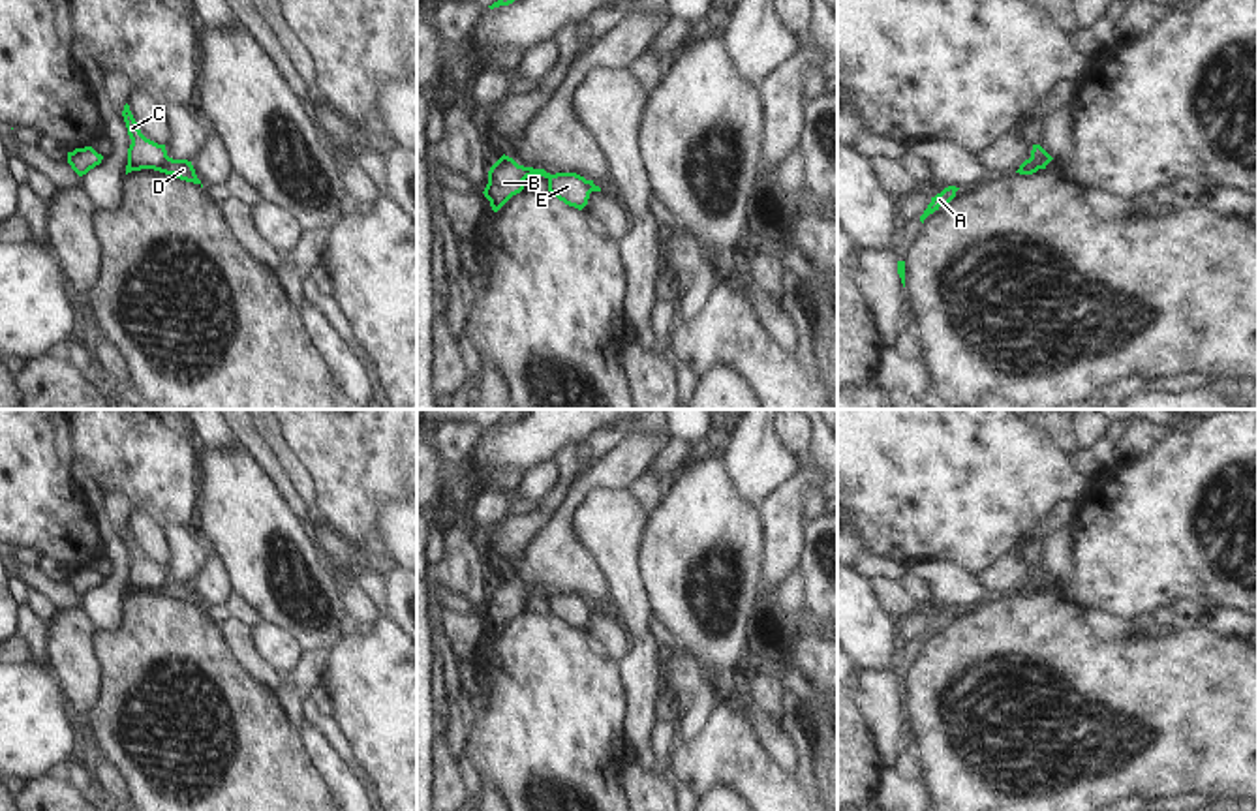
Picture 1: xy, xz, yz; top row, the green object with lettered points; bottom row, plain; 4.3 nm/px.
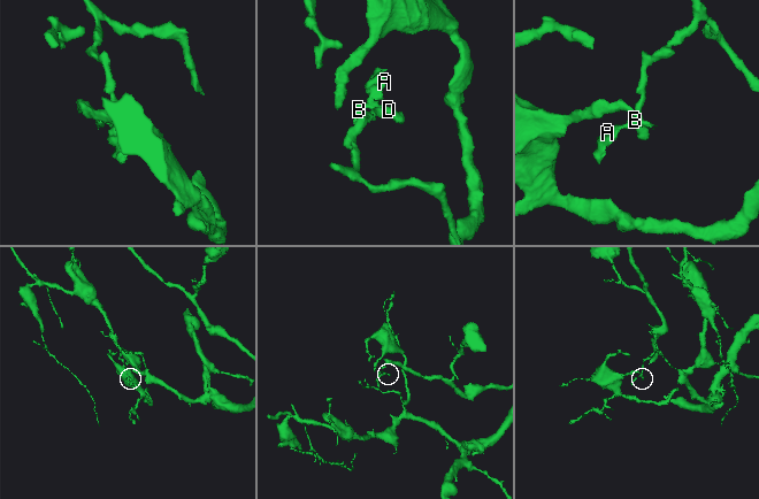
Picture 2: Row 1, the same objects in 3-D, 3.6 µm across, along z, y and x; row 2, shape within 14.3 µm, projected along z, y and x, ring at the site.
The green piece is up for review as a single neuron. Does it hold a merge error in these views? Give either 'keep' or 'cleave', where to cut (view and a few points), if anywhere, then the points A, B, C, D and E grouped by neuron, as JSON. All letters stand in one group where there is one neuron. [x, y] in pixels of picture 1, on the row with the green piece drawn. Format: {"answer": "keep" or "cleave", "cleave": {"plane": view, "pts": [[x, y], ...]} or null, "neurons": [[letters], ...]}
{"answer": "cleave", "cleave": {"plane": "xy", "pts": [[168, 156], [154, 169]]}, "neurons": [["A", "B", "D"], ["C", "E"]]}

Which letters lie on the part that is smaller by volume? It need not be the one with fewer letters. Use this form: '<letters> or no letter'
A, B, D

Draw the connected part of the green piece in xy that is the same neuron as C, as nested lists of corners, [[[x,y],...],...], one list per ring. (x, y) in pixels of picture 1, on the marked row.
[[[128,103],[124,105],[122,116],[131,139],[128,148],[128,163],[135,169],[156,169],[163,165],[167,160],[165,145],[158,145],[141,133]]]

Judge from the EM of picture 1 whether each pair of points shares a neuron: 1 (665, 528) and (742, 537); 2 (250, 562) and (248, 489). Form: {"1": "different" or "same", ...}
{"1": "same", "2": "same"}

